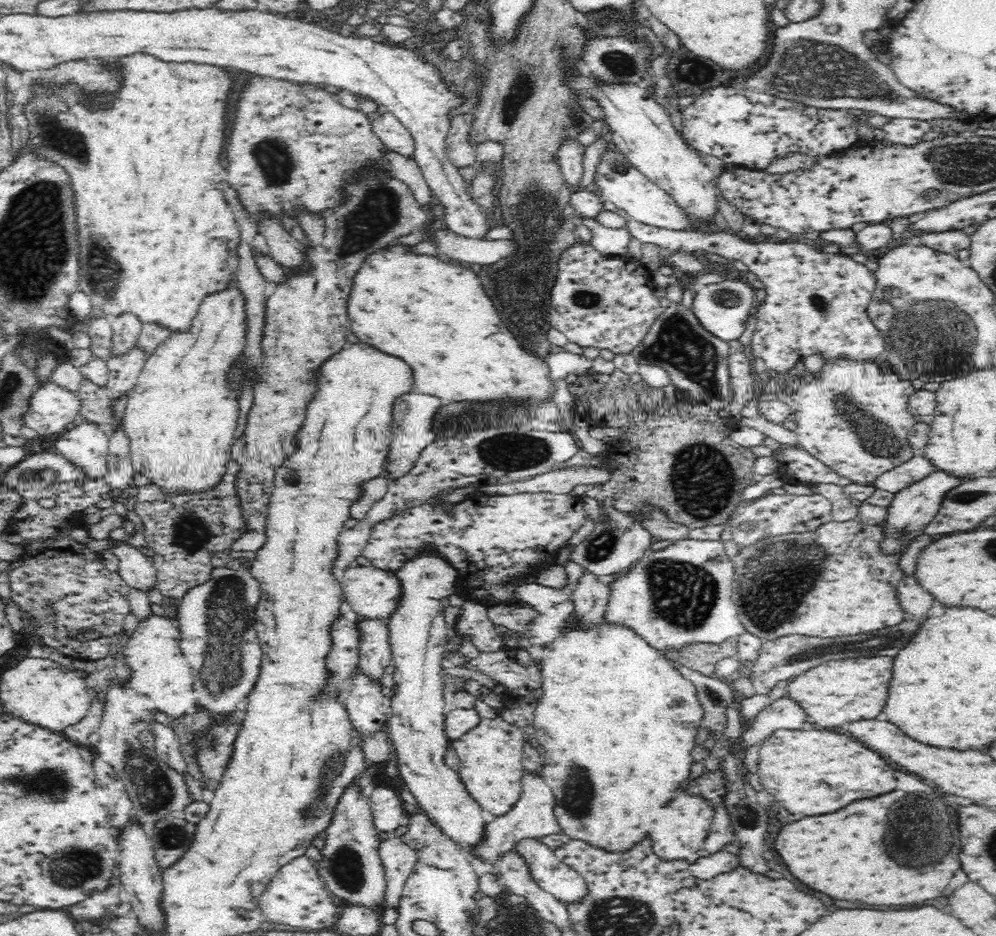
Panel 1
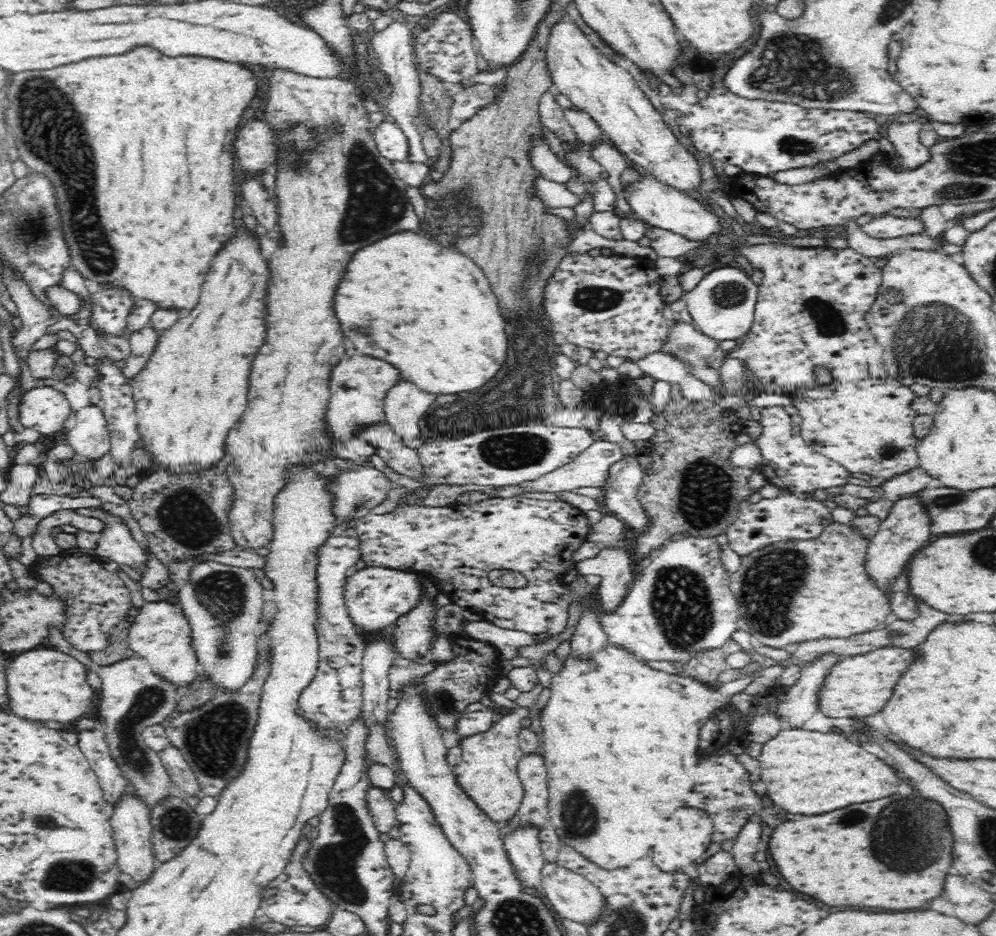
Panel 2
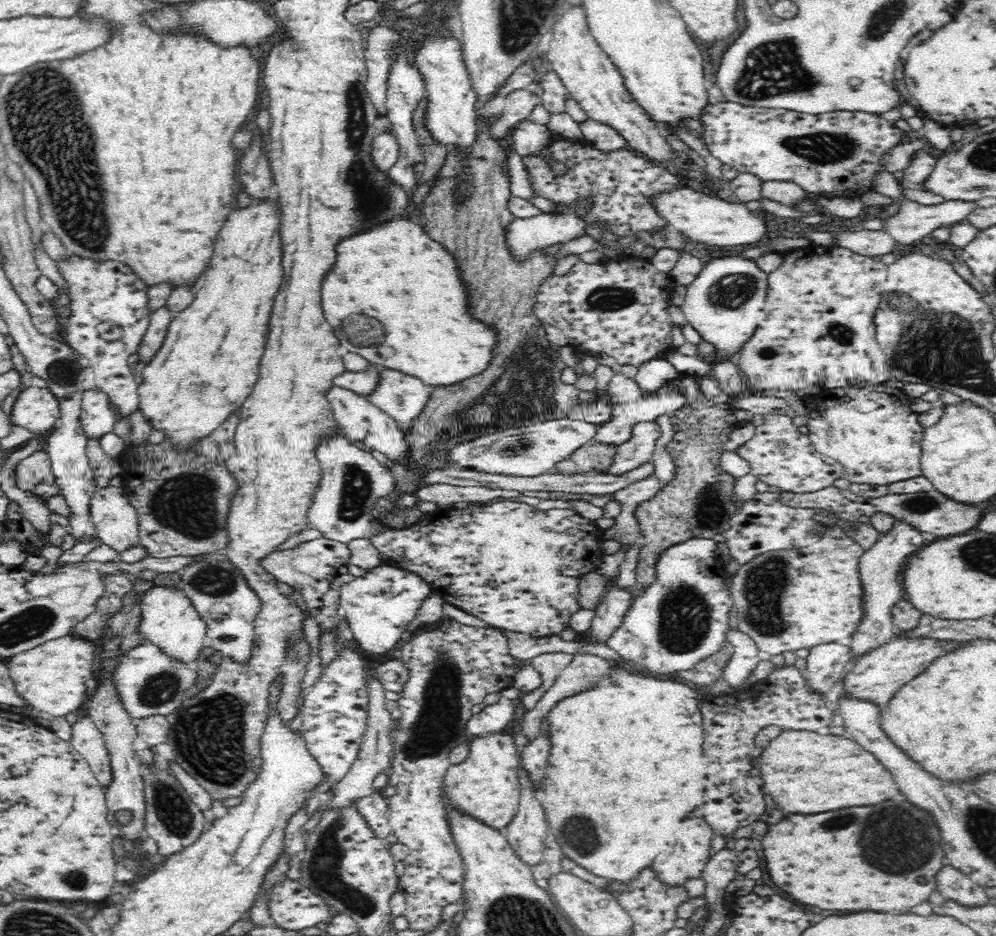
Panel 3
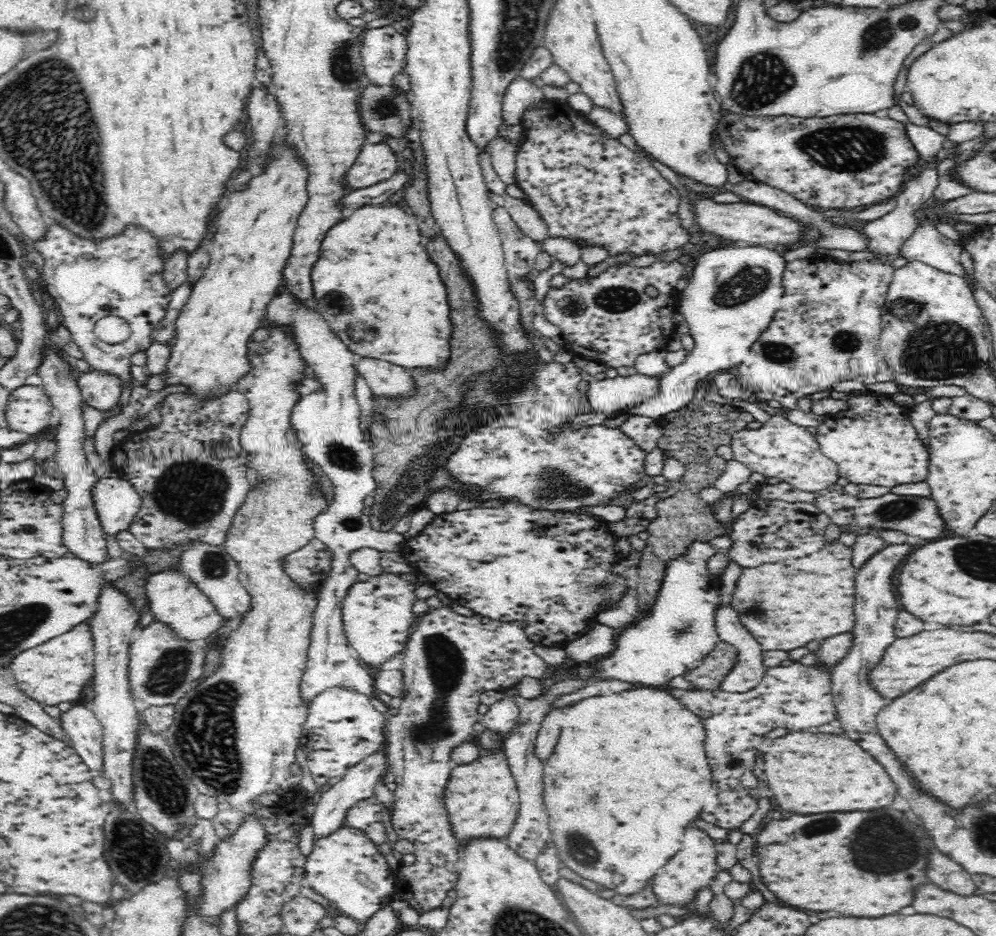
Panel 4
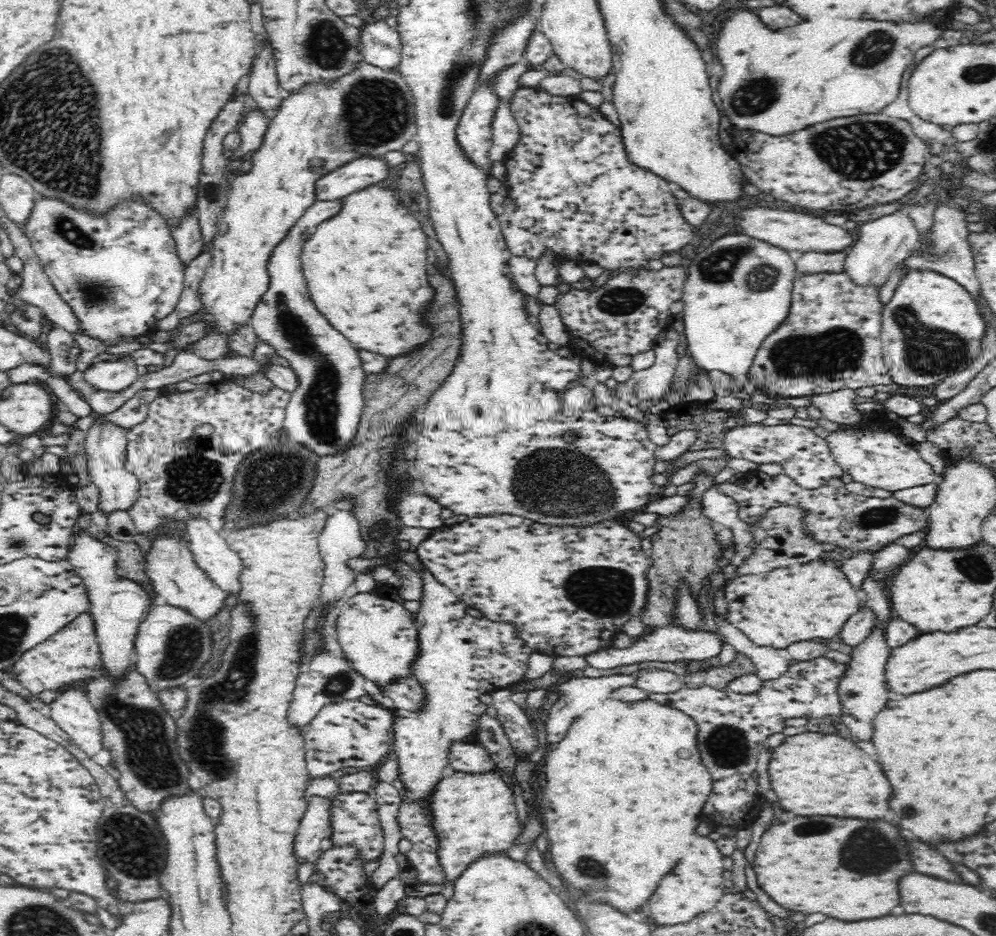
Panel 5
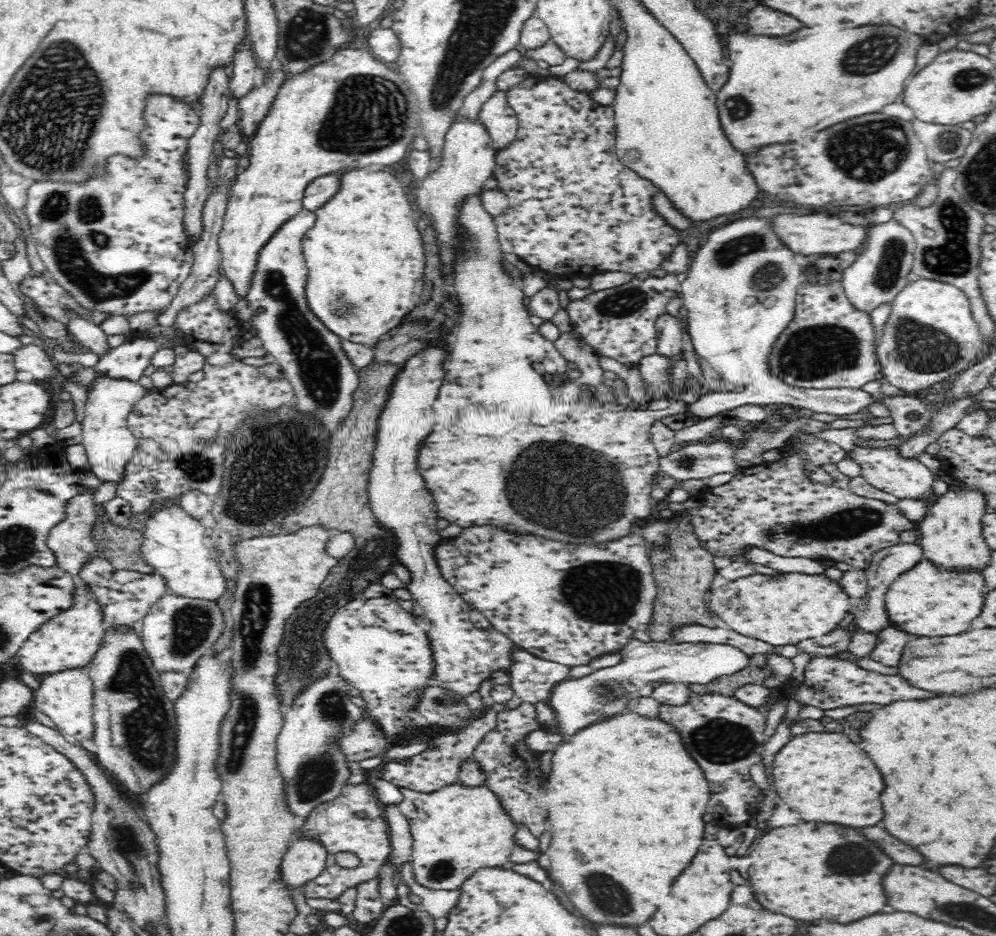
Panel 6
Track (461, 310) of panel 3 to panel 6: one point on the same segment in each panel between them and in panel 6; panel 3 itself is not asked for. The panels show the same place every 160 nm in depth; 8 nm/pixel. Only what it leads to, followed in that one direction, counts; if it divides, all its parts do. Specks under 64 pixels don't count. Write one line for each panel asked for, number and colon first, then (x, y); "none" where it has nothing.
4: (376, 262)
5: (366, 271)
6: (365, 247)

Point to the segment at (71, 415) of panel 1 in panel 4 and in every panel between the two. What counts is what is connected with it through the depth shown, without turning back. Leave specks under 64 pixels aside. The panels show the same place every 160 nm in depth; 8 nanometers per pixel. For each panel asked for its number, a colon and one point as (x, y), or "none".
2: (44, 408)
3: (36, 409)
4: (29, 410)

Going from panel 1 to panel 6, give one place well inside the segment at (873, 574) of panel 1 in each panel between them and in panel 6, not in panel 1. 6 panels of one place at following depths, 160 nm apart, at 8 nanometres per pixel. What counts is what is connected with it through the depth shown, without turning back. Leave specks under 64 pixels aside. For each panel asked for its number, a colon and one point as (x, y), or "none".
2: (830, 594)
3: (785, 600)
4: (786, 604)
5: (796, 604)
6: (783, 609)

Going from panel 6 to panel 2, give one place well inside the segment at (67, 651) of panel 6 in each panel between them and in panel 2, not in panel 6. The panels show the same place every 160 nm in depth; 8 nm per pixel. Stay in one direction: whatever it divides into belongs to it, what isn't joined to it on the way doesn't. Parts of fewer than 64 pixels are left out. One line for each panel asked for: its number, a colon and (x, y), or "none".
2: (44, 685)
3: (51, 678)
4: (55, 672)
5: (72, 656)

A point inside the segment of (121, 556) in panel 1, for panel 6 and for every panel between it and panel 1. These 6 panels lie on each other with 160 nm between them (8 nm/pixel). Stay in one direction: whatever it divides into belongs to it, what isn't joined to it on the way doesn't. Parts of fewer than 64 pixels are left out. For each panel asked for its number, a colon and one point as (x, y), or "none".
2: (116, 543)
3: (116, 524)
4: (116, 502)
5: (105, 443)
6: (109, 445)

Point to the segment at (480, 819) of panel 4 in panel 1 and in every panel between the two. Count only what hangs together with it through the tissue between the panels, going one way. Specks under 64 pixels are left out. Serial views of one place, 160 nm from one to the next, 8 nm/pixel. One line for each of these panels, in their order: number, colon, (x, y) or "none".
1: (491, 768)
2: (488, 772)
3: (486, 784)

